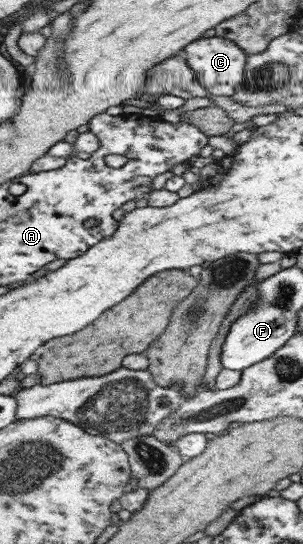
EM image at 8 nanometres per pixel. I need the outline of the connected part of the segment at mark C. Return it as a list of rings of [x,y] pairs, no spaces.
[[[200,38],[186,46],[183,54],[201,85],[229,83],[236,86],[244,81],[249,55],[232,39]]]

